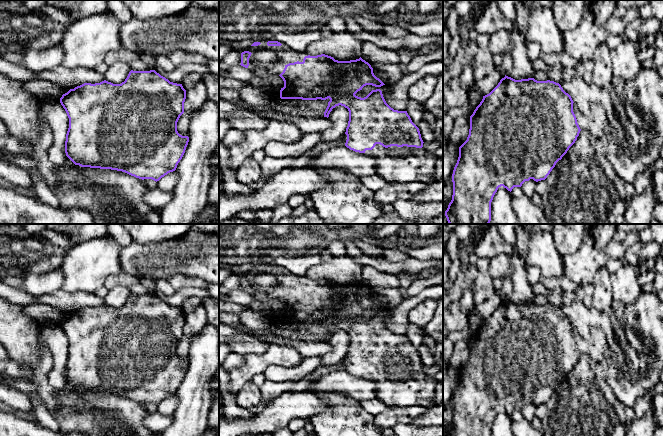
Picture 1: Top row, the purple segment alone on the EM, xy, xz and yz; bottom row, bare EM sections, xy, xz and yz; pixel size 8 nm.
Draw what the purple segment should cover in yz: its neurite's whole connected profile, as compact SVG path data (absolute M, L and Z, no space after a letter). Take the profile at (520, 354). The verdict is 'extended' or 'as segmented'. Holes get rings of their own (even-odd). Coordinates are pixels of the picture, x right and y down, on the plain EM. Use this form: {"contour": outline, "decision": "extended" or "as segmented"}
{"contour": "M505 299L489 318L483 320L482 325L470 340L469 359L467 364L459 371L459 381L452 398L452 424L445 436L491 436L491 426L499 411L503 410L511 416L514 411L521 411L525 405L530 403L536 406L545 404L556 387L562 383L575 367L581 355L573 336L573 327L571 320L563 314L559 307L550 304L537 305L534 302L515 304Z", "decision": "as segmented"}

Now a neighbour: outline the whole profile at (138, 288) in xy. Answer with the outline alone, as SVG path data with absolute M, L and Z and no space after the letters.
M135 283L128 287L133 295L150 295L155 294L155 289L151 289L142 283Z

